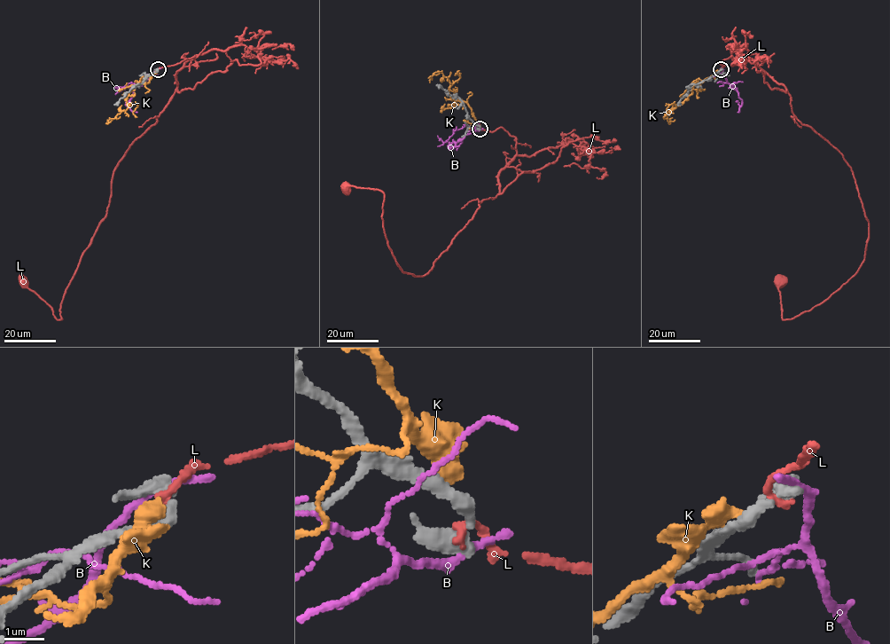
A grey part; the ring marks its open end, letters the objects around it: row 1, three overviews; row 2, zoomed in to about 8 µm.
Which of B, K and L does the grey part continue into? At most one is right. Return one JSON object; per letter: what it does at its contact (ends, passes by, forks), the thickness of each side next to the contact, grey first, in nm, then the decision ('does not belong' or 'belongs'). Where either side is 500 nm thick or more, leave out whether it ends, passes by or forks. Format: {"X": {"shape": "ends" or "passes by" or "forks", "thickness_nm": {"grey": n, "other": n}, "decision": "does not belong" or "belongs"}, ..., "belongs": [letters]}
{"B": {"shape": "passes by", "thickness_nm": {"grey": 320, "other": 180}, "decision": "does not belong"}, "K": {"thickness_nm": {"grey": 300, "other": 550}, "decision": "does not belong"}, "L": {"shape": "ends", "thickness_nm": {"grey": 360, "other": 190}, "decision": "does not belong"}, "belongs": []}

